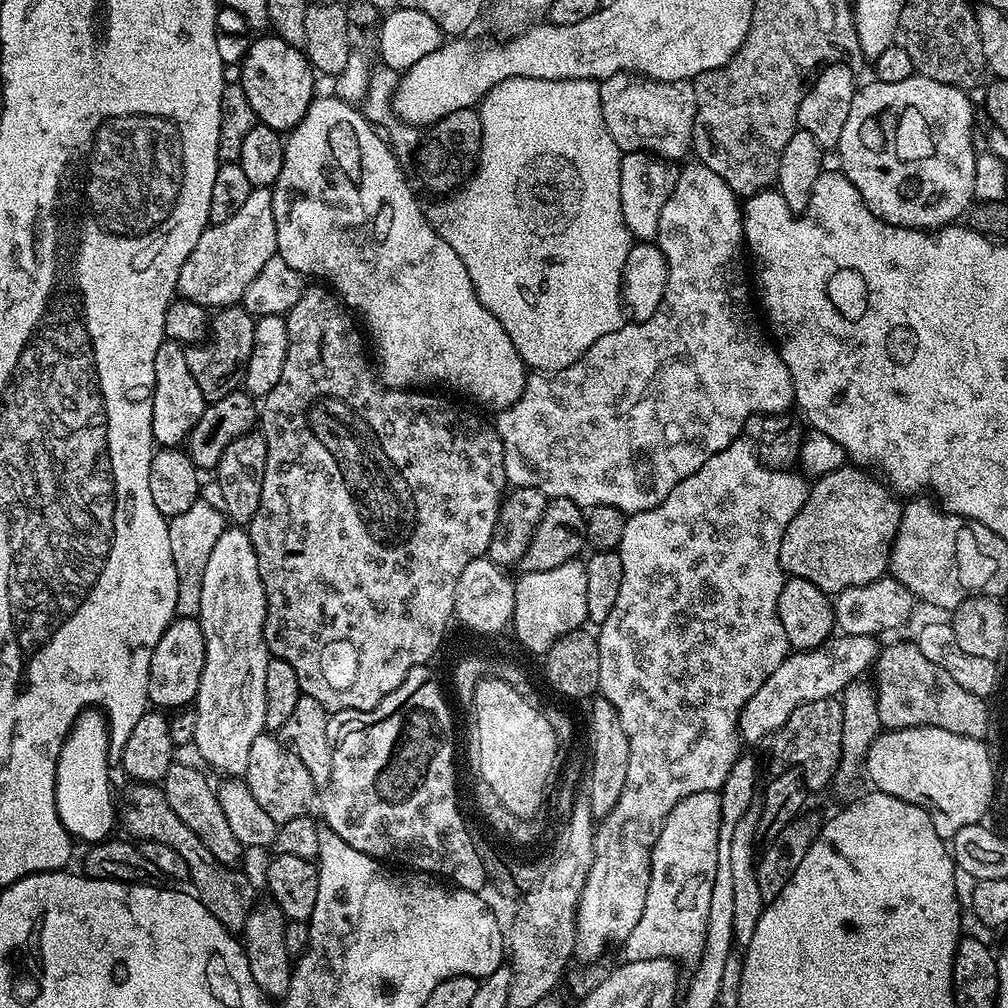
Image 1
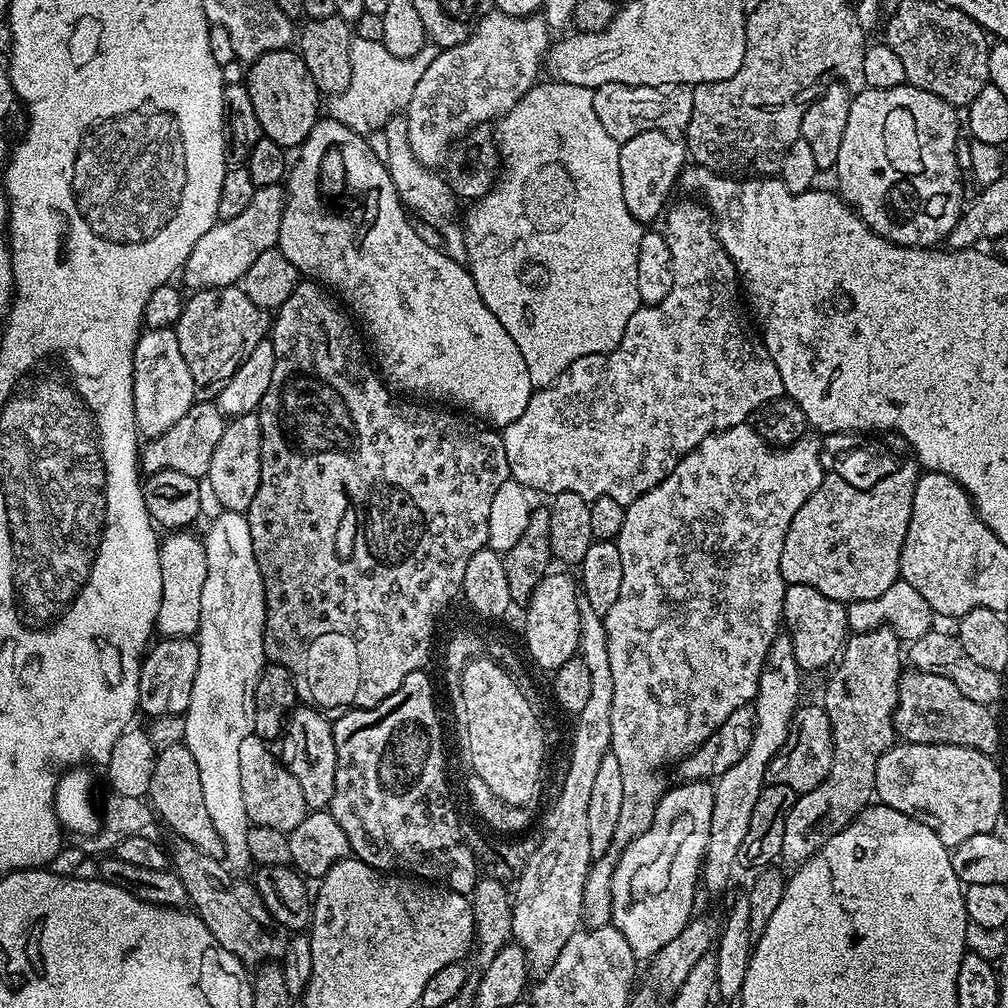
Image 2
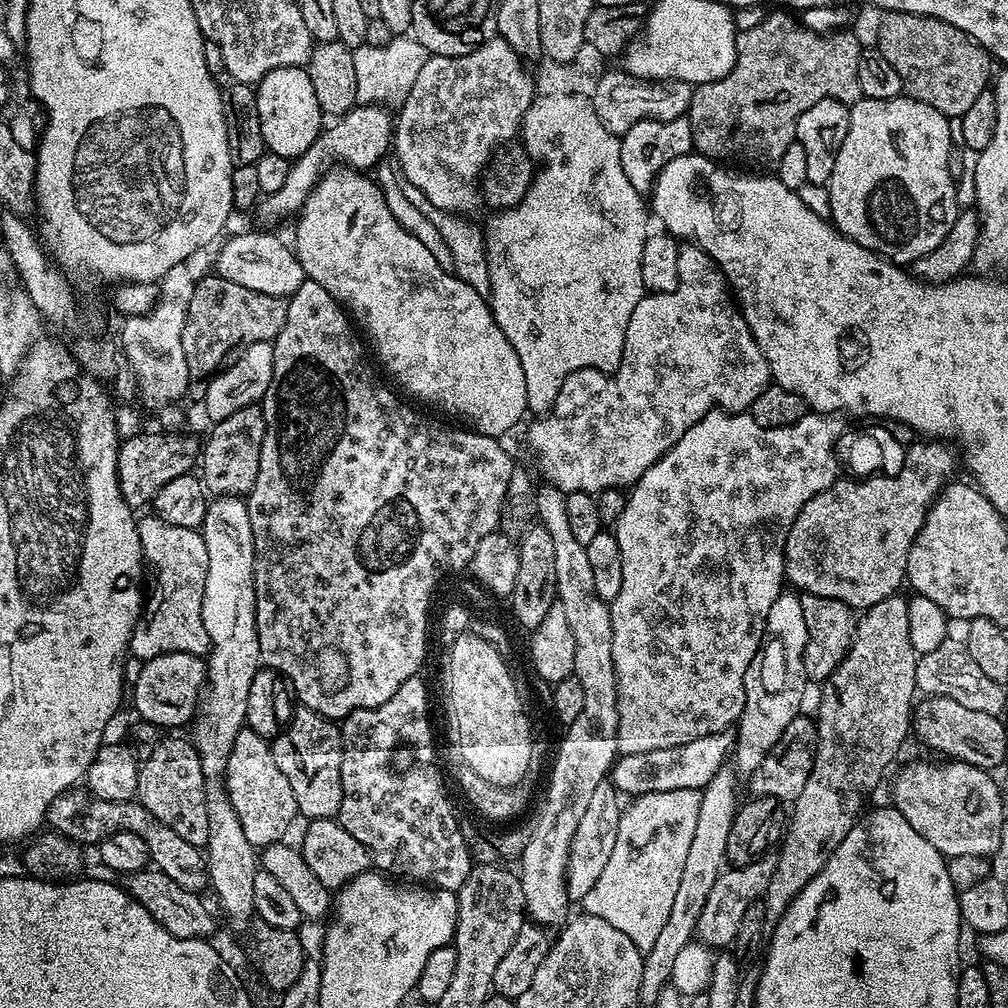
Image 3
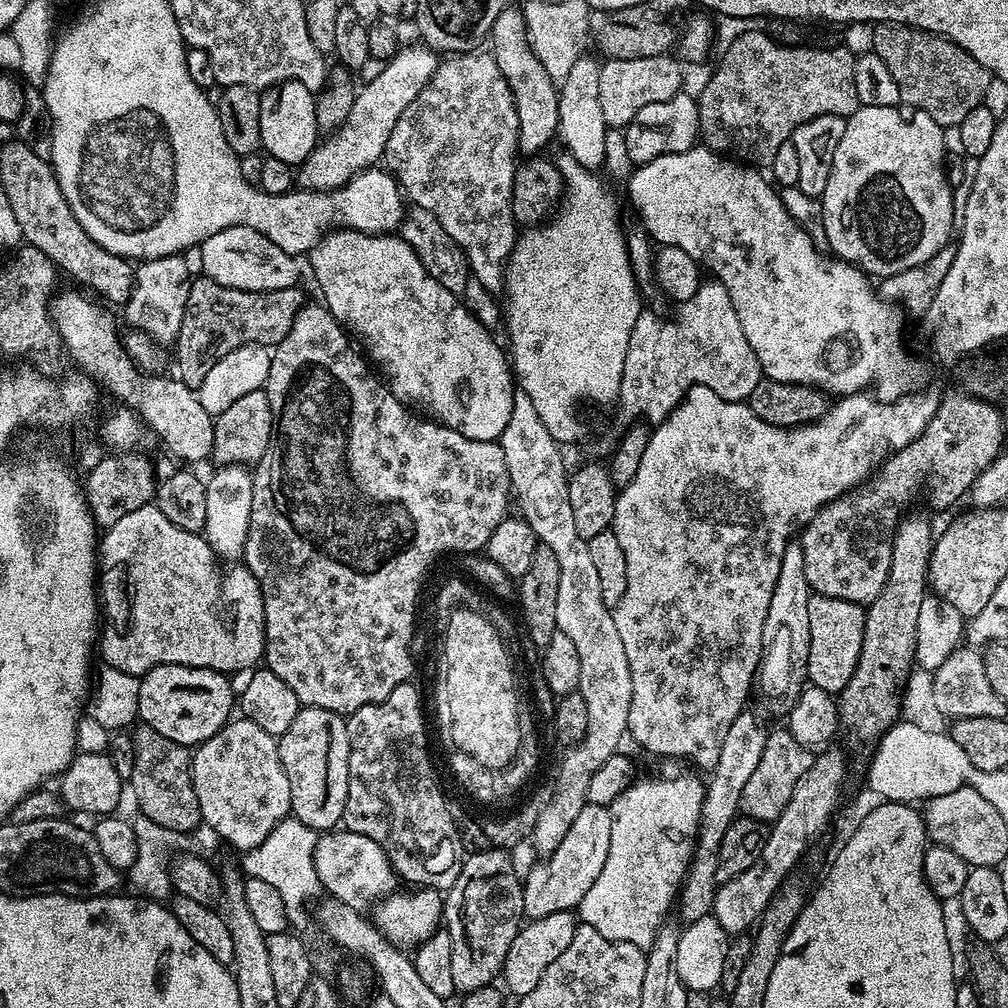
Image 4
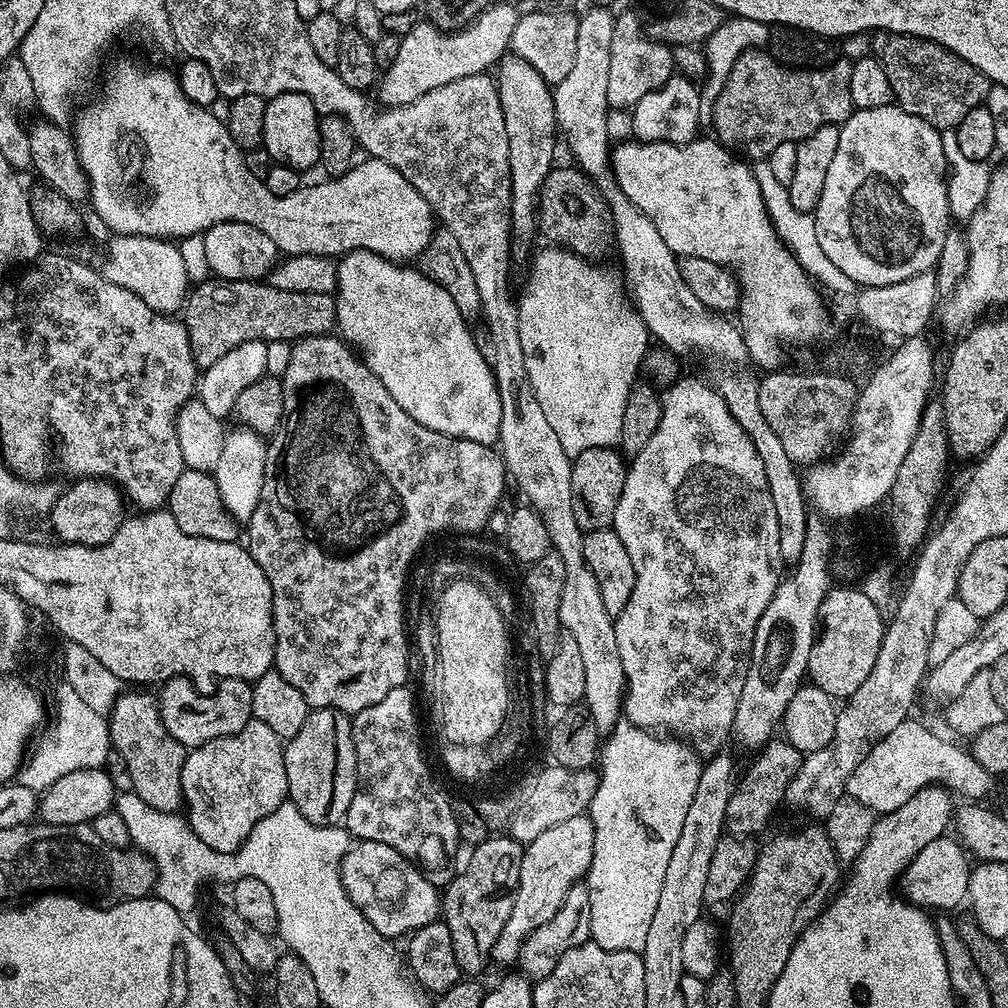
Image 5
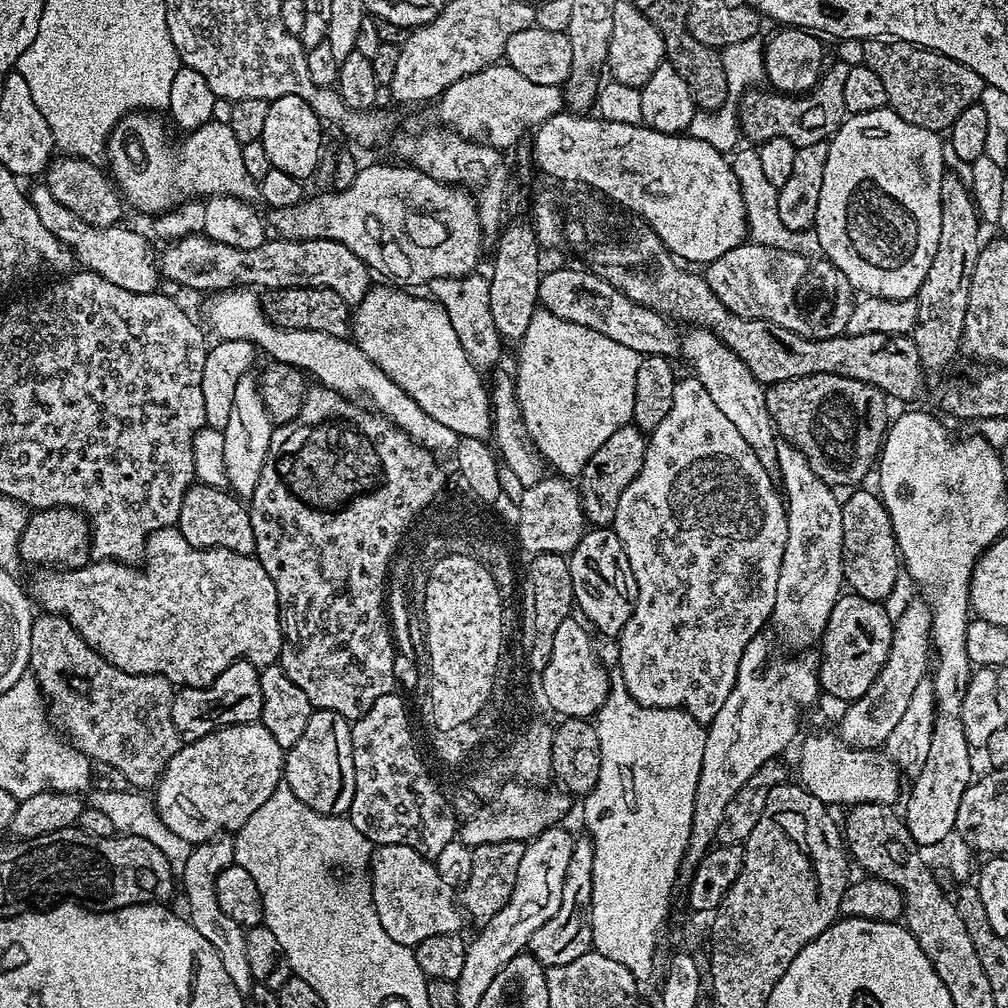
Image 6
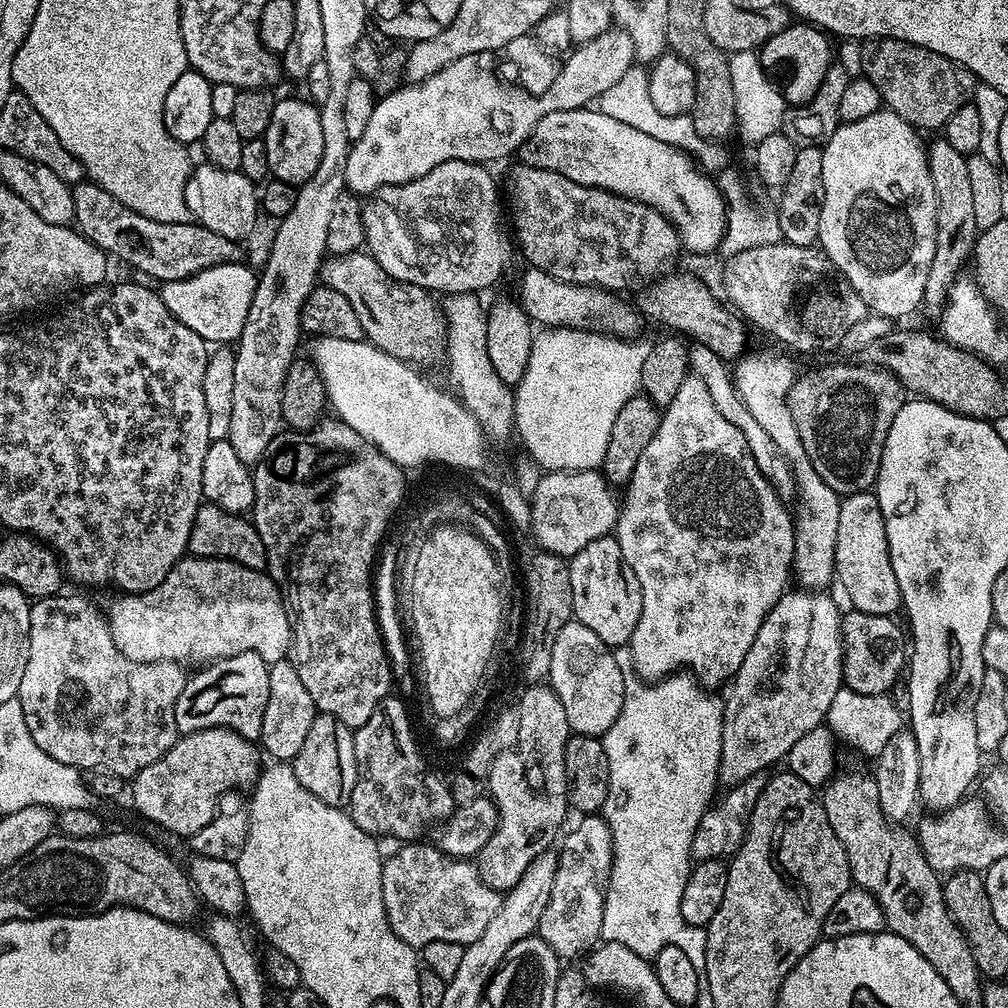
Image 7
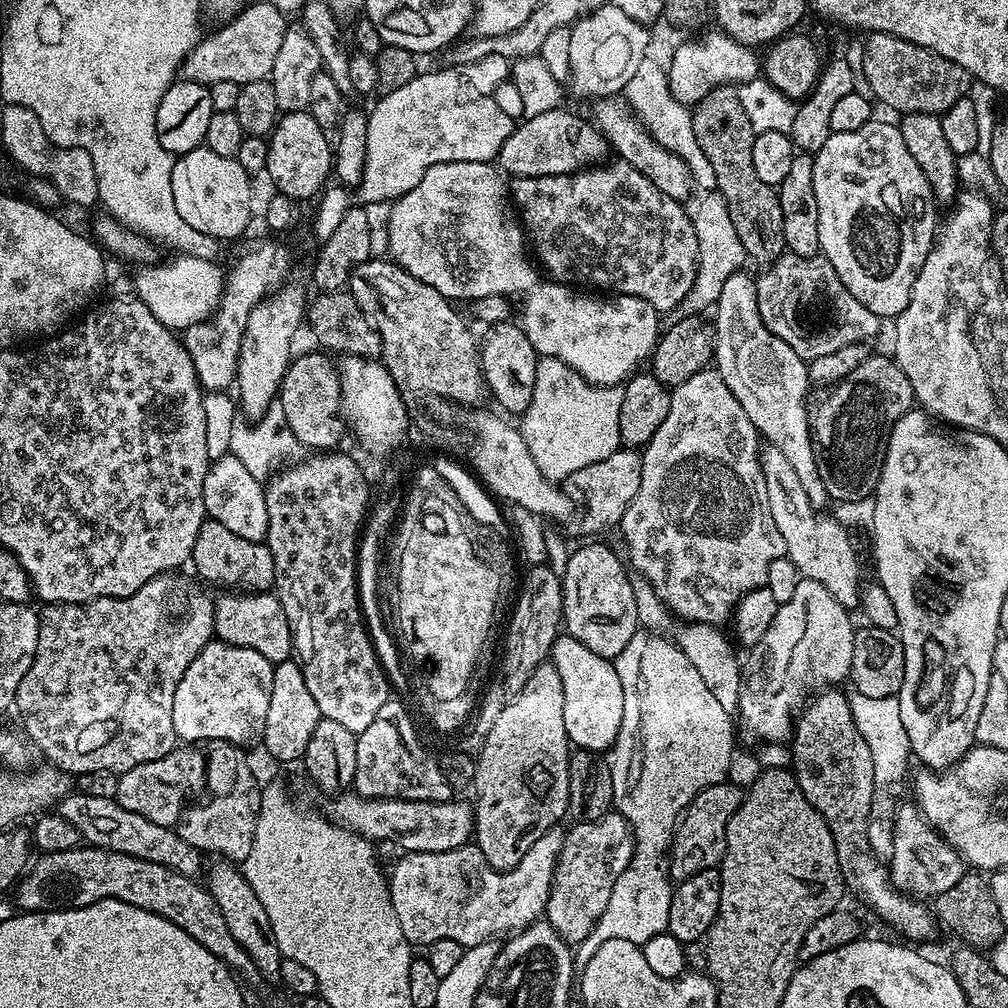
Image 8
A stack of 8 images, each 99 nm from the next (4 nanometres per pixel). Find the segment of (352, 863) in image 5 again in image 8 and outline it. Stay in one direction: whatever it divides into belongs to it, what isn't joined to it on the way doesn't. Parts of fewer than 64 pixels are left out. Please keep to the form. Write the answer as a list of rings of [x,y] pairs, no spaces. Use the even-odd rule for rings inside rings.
[[[560,826],[546,830],[546,834],[542,834],[542,838],[538,838],[530,850],[526,850],[526,858],[505,872],[494,870],[490,862],[486,862],[482,850],[472,842],[441,852],[404,852],[401,860],[392,868],[392,877],[390,874],[386,880],[388,896],[398,914],[402,934],[406,934],[409,944],[413,946],[427,946],[438,942],[438,938],[450,938],[450,942],[458,942],[469,948],[487,940],[496,940],[505,934],[518,933],[529,924],[536,923],[545,915],[548,907],[552,879],[564,845],[564,834],[565,829]]]

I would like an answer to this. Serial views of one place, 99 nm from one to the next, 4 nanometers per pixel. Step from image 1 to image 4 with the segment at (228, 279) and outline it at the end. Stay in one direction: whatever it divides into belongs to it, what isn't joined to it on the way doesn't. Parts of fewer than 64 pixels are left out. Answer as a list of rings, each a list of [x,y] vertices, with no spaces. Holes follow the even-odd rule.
[[[416,42],[414,46],[407,46],[406,44],[400,47],[395,57],[381,67],[378,75],[367,81],[362,86],[363,89],[361,87],[357,91],[345,124],[332,135],[321,139],[315,150],[304,159],[303,164],[299,165],[294,176],[295,183],[301,189],[310,192],[333,192],[336,188],[347,185],[359,173],[375,167],[383,159],[386,144],[390,140],[390,135],[394,132],[398,118],[405,113],[406,108],[410,106],[411,102],[414,102],[414,99],[425,88],[427,82],[436,72],[439,63],[437,53],[427,45]]]

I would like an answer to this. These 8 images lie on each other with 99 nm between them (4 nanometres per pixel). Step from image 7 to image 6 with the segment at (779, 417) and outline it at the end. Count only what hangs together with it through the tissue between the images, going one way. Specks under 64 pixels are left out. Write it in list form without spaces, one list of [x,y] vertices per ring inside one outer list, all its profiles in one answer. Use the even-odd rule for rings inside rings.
[[[777,443],[778,450],[778,476],[784,479],[784,488],[782,484],[782,496],[786,501],[786,511],[788,514],[788,529],[786,530],[786,550],[782,554],[782,574],[778,574],[778,594],[774,594],[774,610],[772,611],[772,619],[770,621],[771,627],[776,627],[777,632],[788,642],[792,650],[808,650],[808,648],[817,643],[820,637],[823,636],[826,630],[826,622],[830,618],[830,610],[834,610],[834,602],[842,594],[842,589],[845,587],[845,580],[843,574],[843,530],[842,530],[842,516],[843,510],[841,508],[841,497],[836,497],[837,493],[834,491],[833,485],[822,482],[822,478],[818,478],[818,474],[814,474],[814,470],[810,470],[810,462],[806,462],[806,458],[797,448],[790,443]]]

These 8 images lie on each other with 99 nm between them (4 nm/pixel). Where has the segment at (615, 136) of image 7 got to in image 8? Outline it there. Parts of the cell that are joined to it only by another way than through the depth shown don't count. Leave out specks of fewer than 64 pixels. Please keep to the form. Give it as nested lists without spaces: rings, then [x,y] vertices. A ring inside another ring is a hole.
[[[561,106],[546,114],[527,117],[513,127],[498,157],[499,167],[509,177],[565,176],[599,165],[605,159],[603,156],[609,154],[610,147],[603,133],[591,119],[583,120],[566,109]]]

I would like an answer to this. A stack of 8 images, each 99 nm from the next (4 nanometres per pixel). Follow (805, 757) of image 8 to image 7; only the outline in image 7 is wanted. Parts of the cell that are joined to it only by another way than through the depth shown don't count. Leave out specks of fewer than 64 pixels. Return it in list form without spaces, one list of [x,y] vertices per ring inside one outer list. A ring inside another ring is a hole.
[[[844,772],[833,775],[822,788],[822,799],[826,818],[830,818],[830,826],[834,826],[834,834],[838,834],[838,842],[842,842],[842,850],[846,850],[848,865],[852,871],[855,887],[864,888],[877,899],[878,906],[885,915],[887,931],[895,936],[906,938],[938,970],[942,982],[950,986],[950,990],[959,998],[961,1005],[979,1005],[982,1000],[982,977],[974,962],[974,954],[970,950],[964,932],[956,925],[955,918],[944,901],[944,885],[941,877],[932,869],[930,862],[920,851],[920,841],[906,827],[897,826],[888,820],[882,812],[878,800],[878,786],[873,777],[860,772]]]

